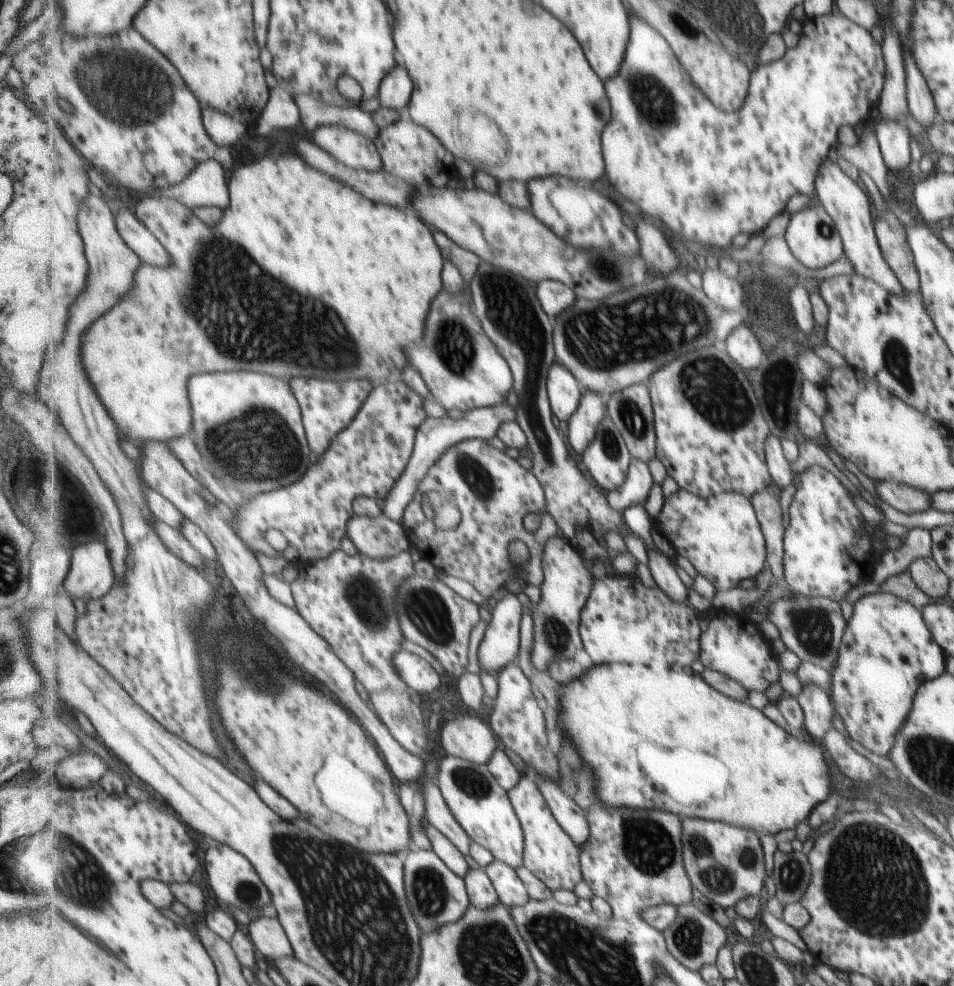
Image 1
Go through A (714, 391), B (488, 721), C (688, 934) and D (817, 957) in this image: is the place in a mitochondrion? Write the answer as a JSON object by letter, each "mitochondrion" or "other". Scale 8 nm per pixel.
{"A":"mitochondrion","B":"other","C":"mitochondrion","D":"other"}

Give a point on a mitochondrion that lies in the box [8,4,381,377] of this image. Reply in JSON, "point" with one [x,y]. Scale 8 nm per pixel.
{"point":[136,88]}

